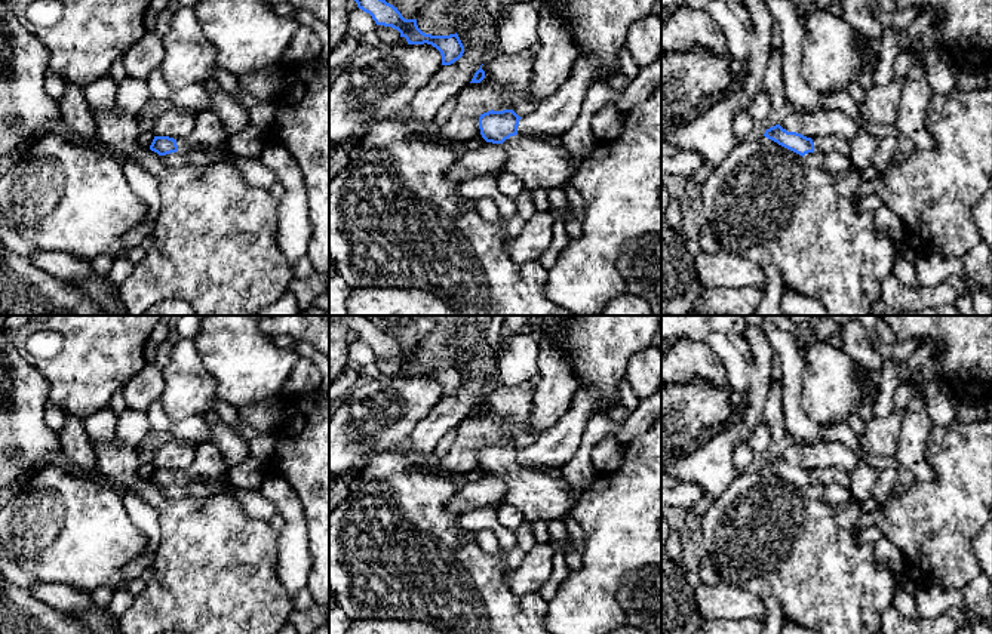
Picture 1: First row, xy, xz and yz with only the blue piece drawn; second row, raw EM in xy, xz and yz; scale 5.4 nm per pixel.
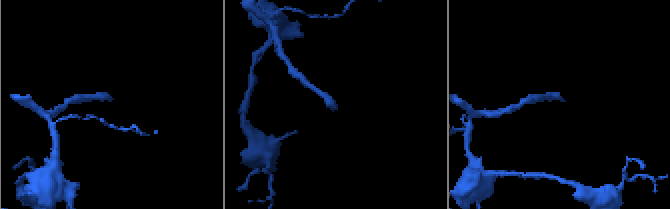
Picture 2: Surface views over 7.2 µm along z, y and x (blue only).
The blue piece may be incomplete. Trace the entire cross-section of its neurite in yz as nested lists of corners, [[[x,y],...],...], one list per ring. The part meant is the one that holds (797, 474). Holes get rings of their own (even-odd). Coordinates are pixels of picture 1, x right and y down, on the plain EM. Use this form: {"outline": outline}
{"outline": [[[780,456],[767,461],[764,468],[802,489],[814,483],[836,483],[841,484],[844,489],[850,489],[851,486],[851,474],[839,468],[817,468],[811,471],[796,464],[787,464]]]}

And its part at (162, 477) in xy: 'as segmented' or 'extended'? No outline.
extended

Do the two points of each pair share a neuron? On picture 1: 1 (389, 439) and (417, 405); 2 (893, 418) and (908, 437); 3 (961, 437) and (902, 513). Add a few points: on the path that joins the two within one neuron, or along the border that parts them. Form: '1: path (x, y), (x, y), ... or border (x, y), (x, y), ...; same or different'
1: path (395, 430), (408, 414); same
2: border (905, 412), (893, 455); different
3: path (961, 459), (961, 465), (924, 502); same

